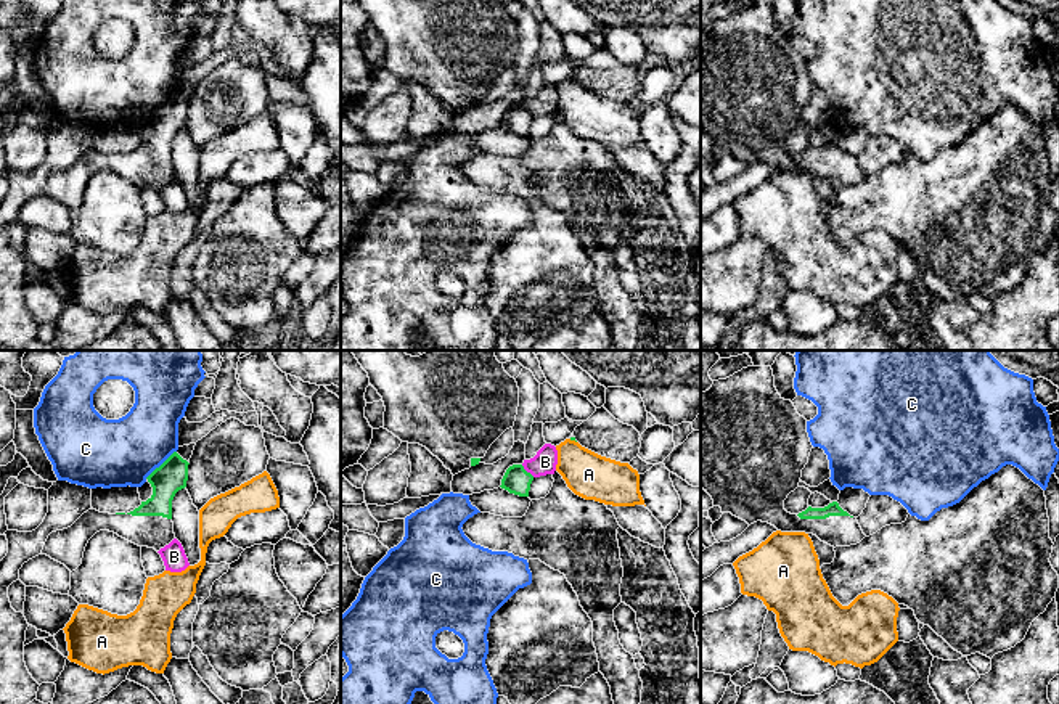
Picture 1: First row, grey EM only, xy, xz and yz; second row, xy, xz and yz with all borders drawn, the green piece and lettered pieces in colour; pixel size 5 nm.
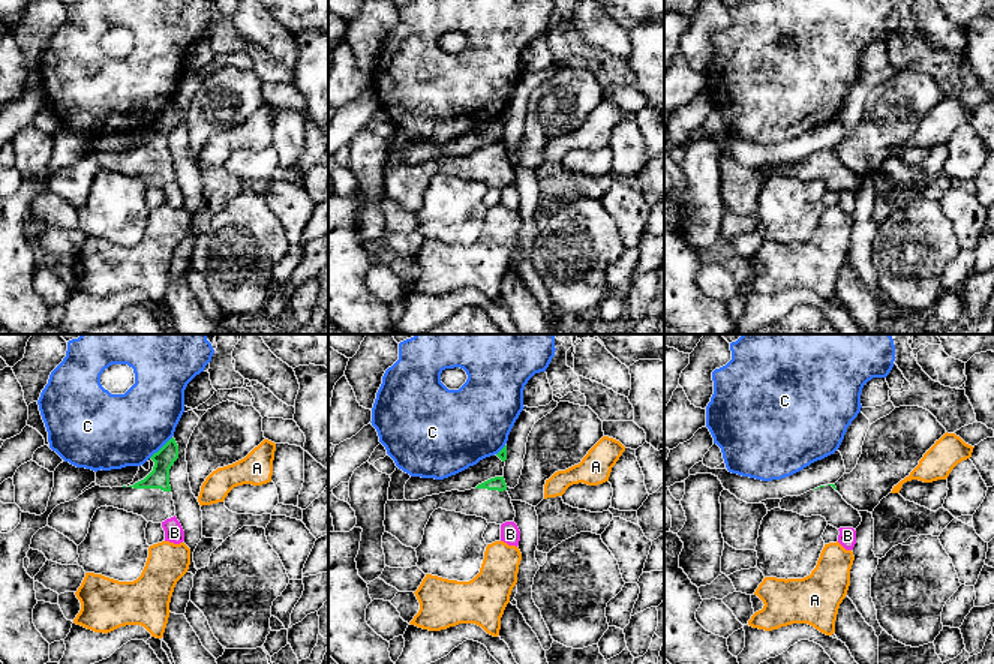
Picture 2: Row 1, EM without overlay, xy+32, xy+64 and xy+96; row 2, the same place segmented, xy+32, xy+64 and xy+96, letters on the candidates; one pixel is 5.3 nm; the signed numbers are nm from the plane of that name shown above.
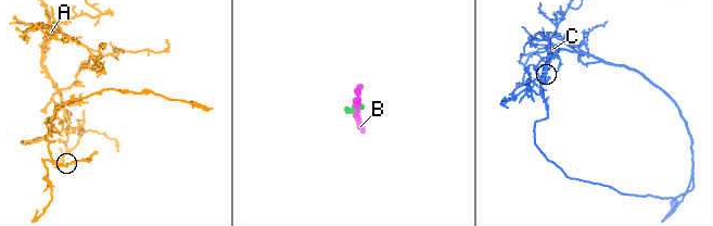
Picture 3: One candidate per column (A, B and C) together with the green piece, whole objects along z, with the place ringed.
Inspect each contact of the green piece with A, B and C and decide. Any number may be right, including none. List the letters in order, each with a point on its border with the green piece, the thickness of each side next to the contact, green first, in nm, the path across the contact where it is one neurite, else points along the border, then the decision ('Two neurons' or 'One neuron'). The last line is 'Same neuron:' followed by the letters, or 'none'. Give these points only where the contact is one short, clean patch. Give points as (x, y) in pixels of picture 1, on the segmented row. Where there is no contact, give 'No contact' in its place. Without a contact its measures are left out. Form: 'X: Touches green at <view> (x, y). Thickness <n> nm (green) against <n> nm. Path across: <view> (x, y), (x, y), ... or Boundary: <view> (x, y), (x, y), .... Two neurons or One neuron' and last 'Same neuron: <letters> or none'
A: Touches green at xz (572, 439). Thickness 20 nm (green) against 220 nm. Boundary: xz (569, 439), (576, 442). Two neurons
B: Touches green at xz (526, 471). Thickness 140 nm (green) against 120 nm. Boundary: xz (521, 465), (534, 476). Two neurons
C: Touches green at xy (161, 465). Thickness 160 nm (green) against 340 nm. Boundary: xy (175, 450), (145, 478). Two neurons
Same neuron: none

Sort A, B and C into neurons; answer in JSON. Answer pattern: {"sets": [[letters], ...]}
{"sets": [["A"], ["B"], ["C"]]}

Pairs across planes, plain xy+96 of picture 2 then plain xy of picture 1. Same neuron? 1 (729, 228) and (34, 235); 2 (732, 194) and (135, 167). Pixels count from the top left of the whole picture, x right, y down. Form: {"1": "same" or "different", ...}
{"1": "different", "2": "same"}

